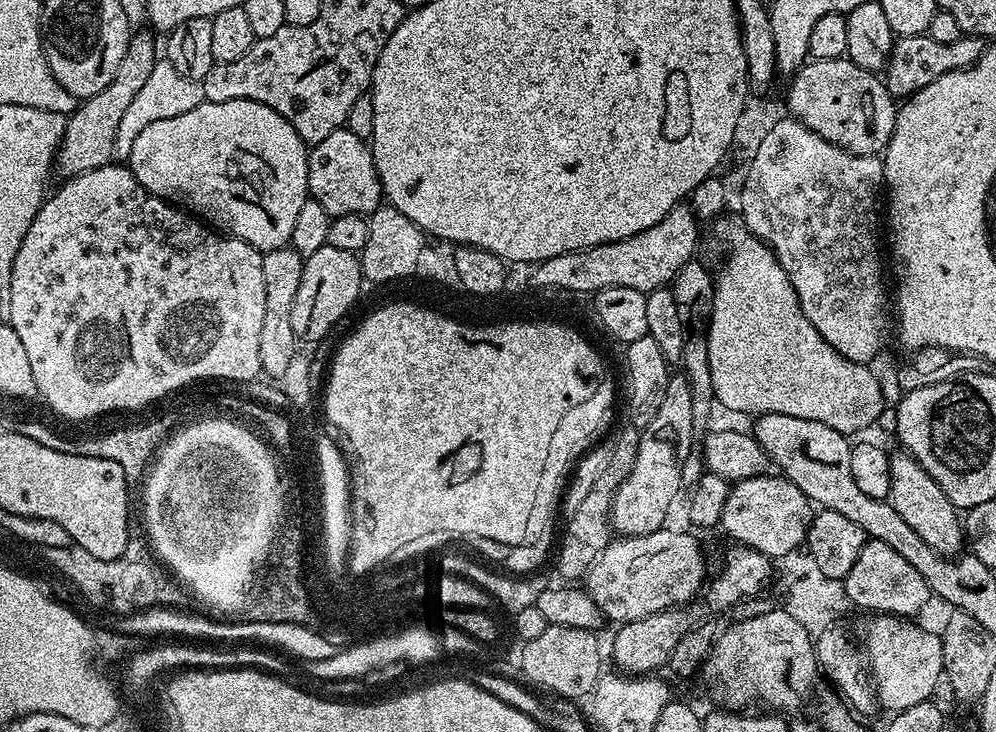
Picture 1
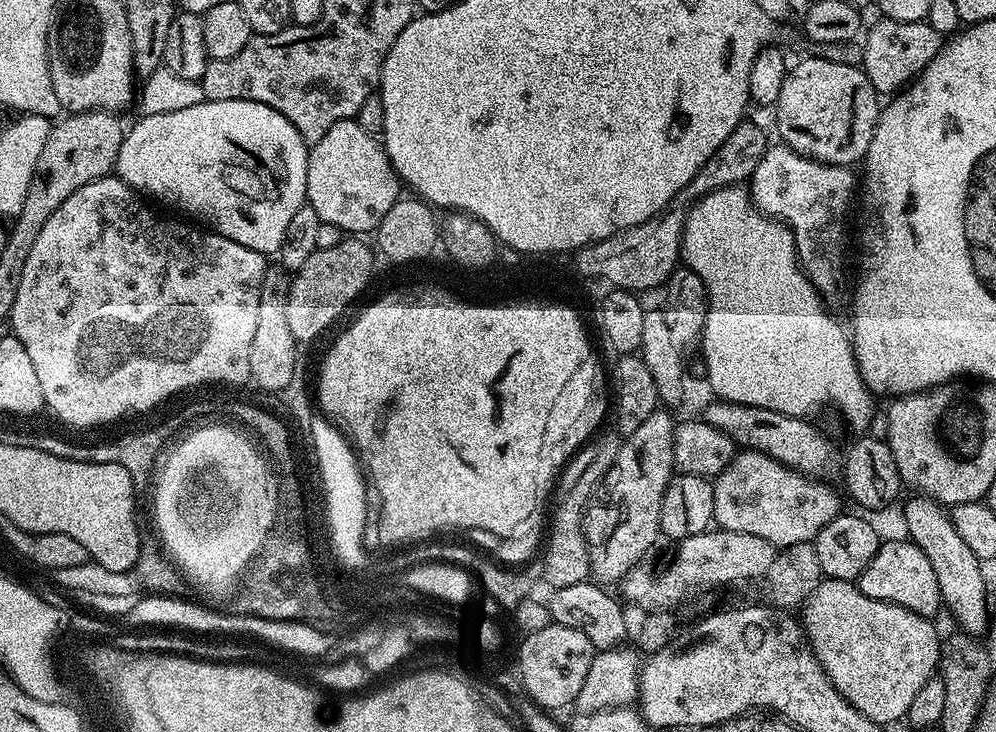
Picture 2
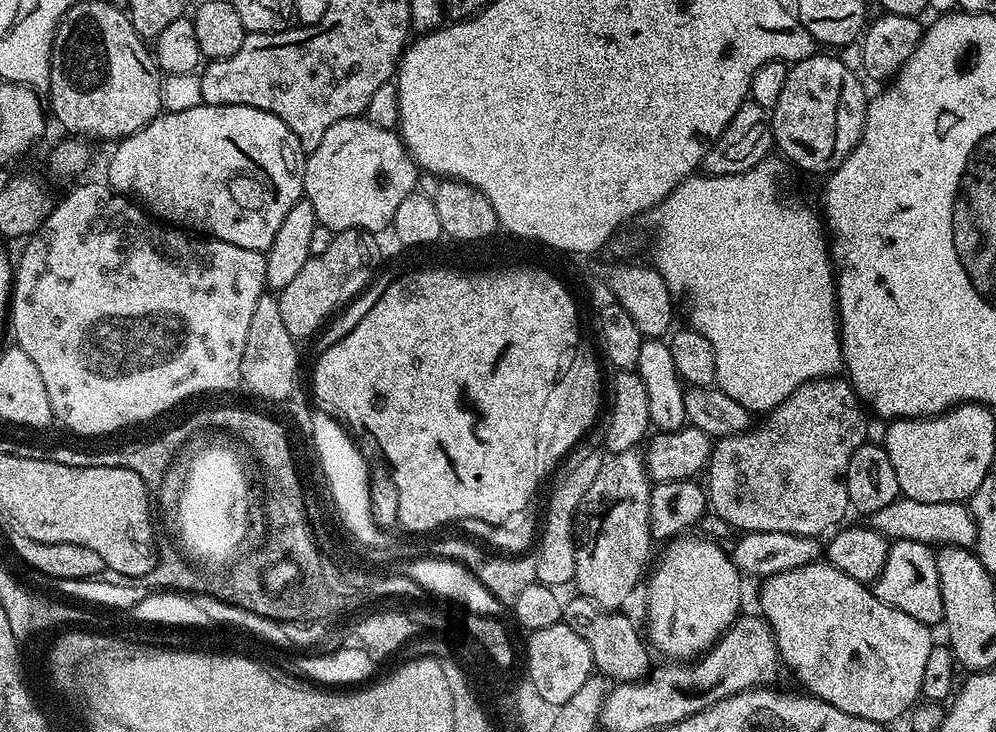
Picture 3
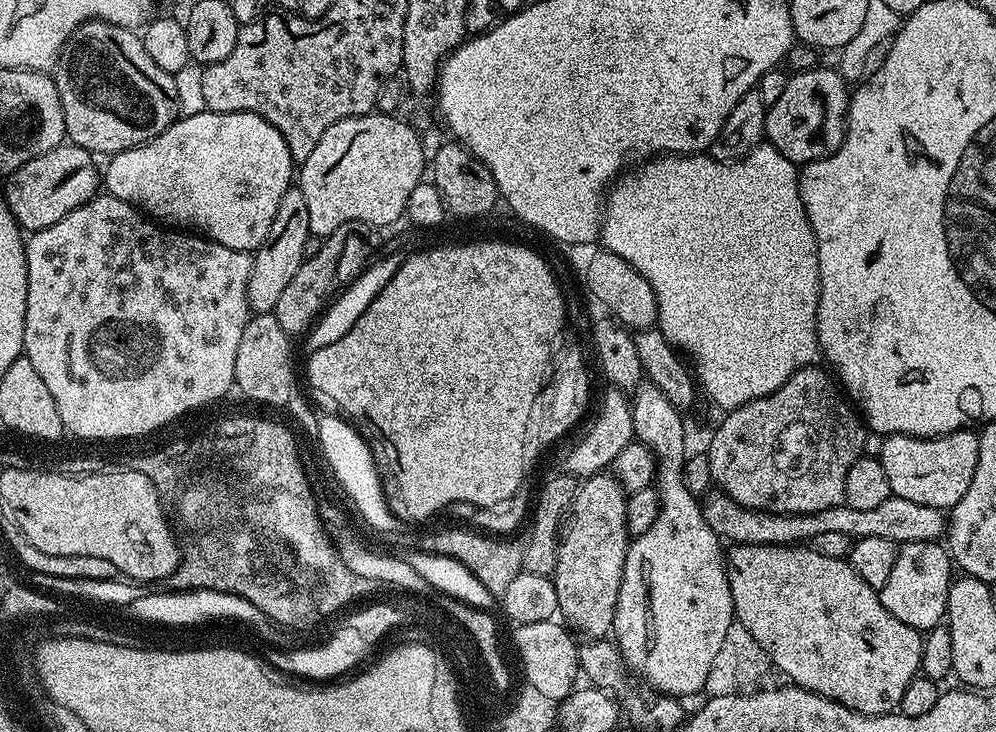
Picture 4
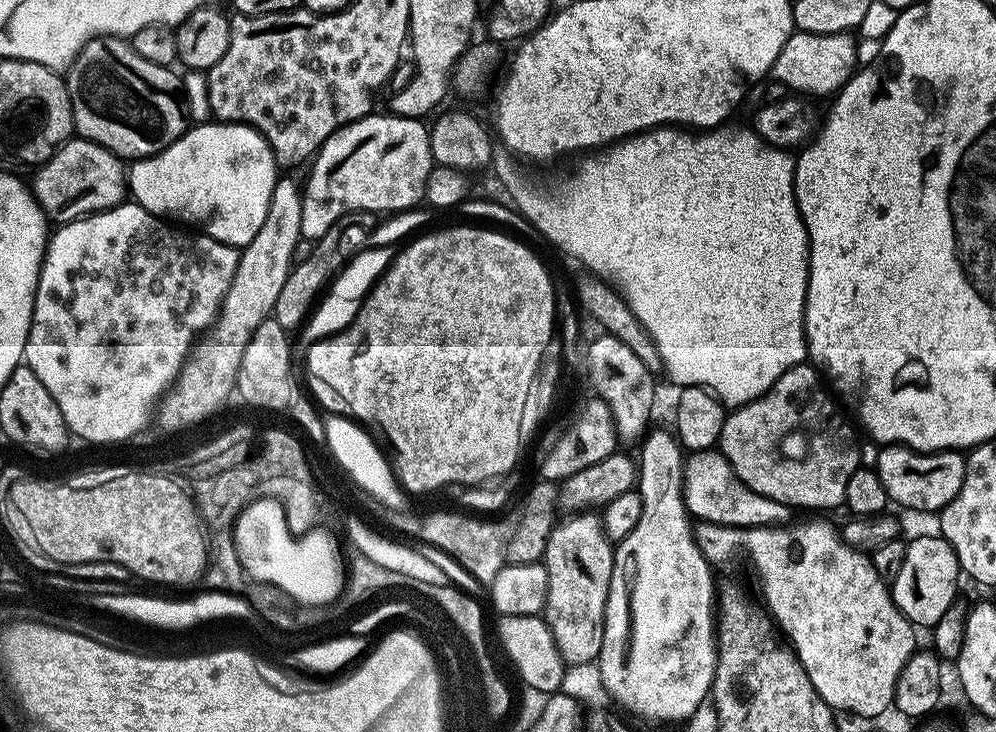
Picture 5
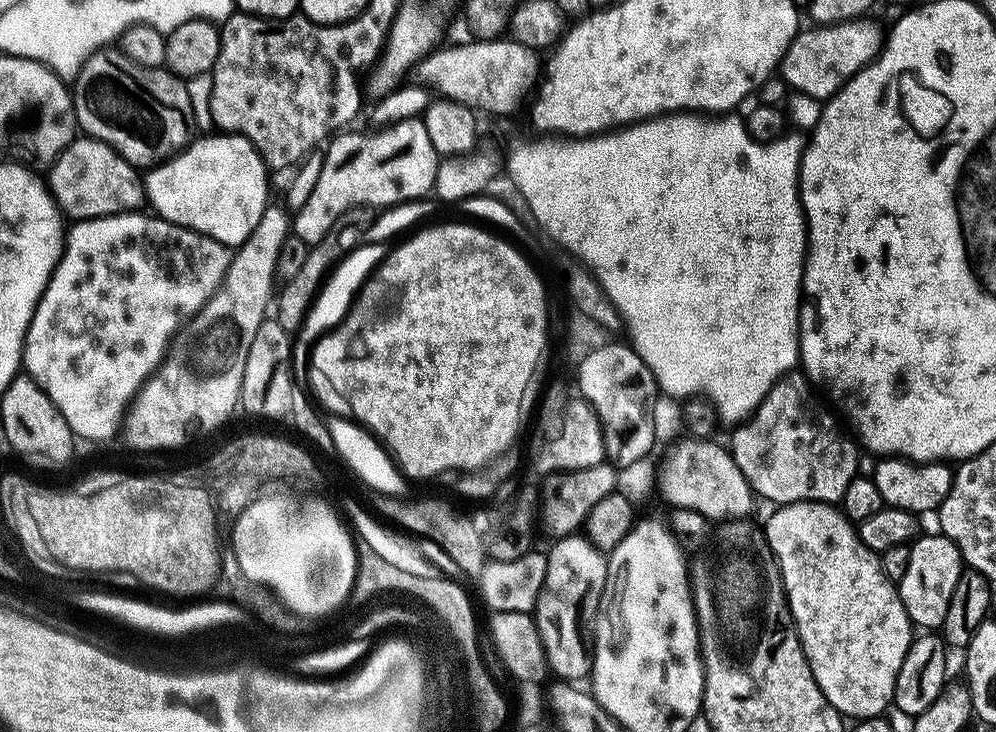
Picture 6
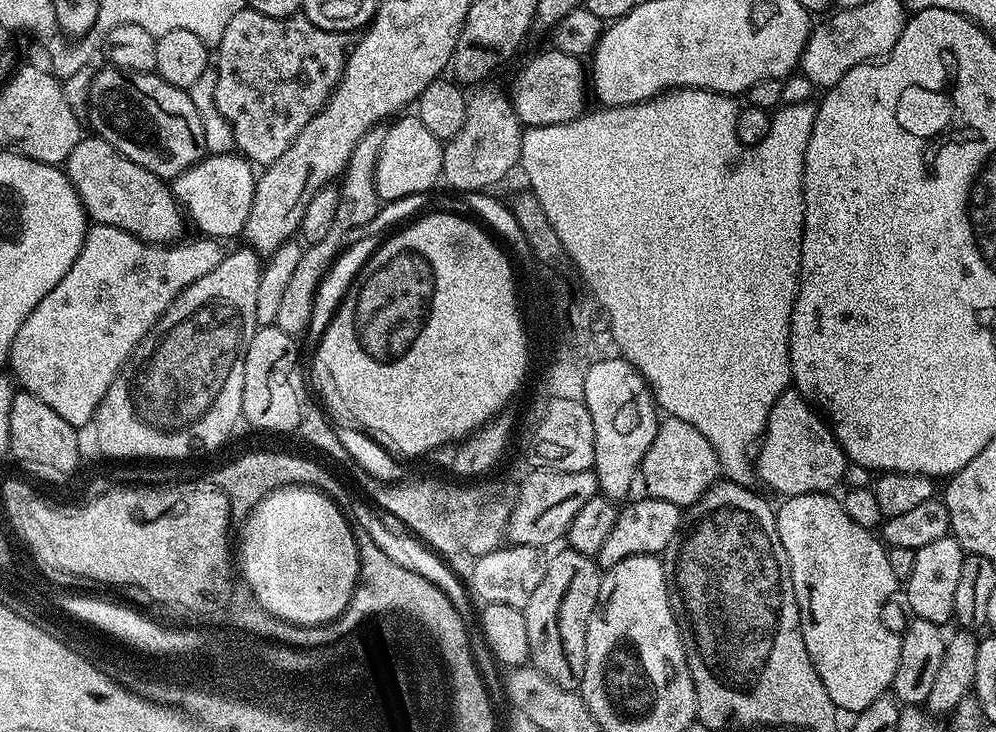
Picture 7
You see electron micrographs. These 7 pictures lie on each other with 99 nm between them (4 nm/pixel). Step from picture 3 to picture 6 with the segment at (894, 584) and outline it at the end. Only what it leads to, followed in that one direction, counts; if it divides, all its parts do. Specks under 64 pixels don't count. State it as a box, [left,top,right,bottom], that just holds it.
[898,534,966,630]

